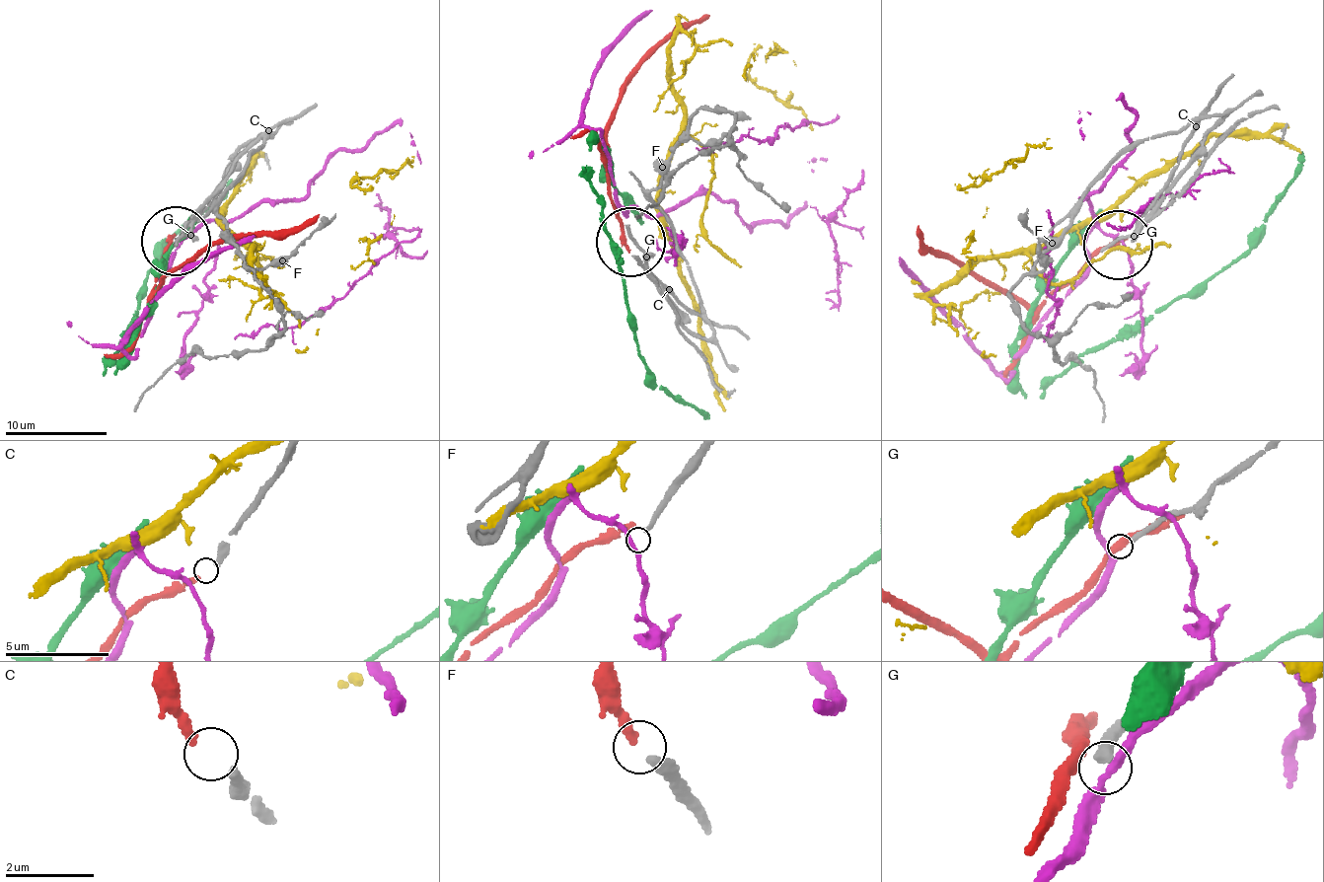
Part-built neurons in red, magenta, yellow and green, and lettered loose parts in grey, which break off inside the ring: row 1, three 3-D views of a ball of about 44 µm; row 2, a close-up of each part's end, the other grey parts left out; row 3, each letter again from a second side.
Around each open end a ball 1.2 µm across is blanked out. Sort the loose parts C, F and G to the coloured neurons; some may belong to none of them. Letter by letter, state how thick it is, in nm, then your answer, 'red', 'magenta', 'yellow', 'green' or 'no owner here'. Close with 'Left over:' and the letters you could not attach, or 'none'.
C: 280 nm | red
F: 220 nm | no owner here
G: 240 nm | magenta
Left over: F

